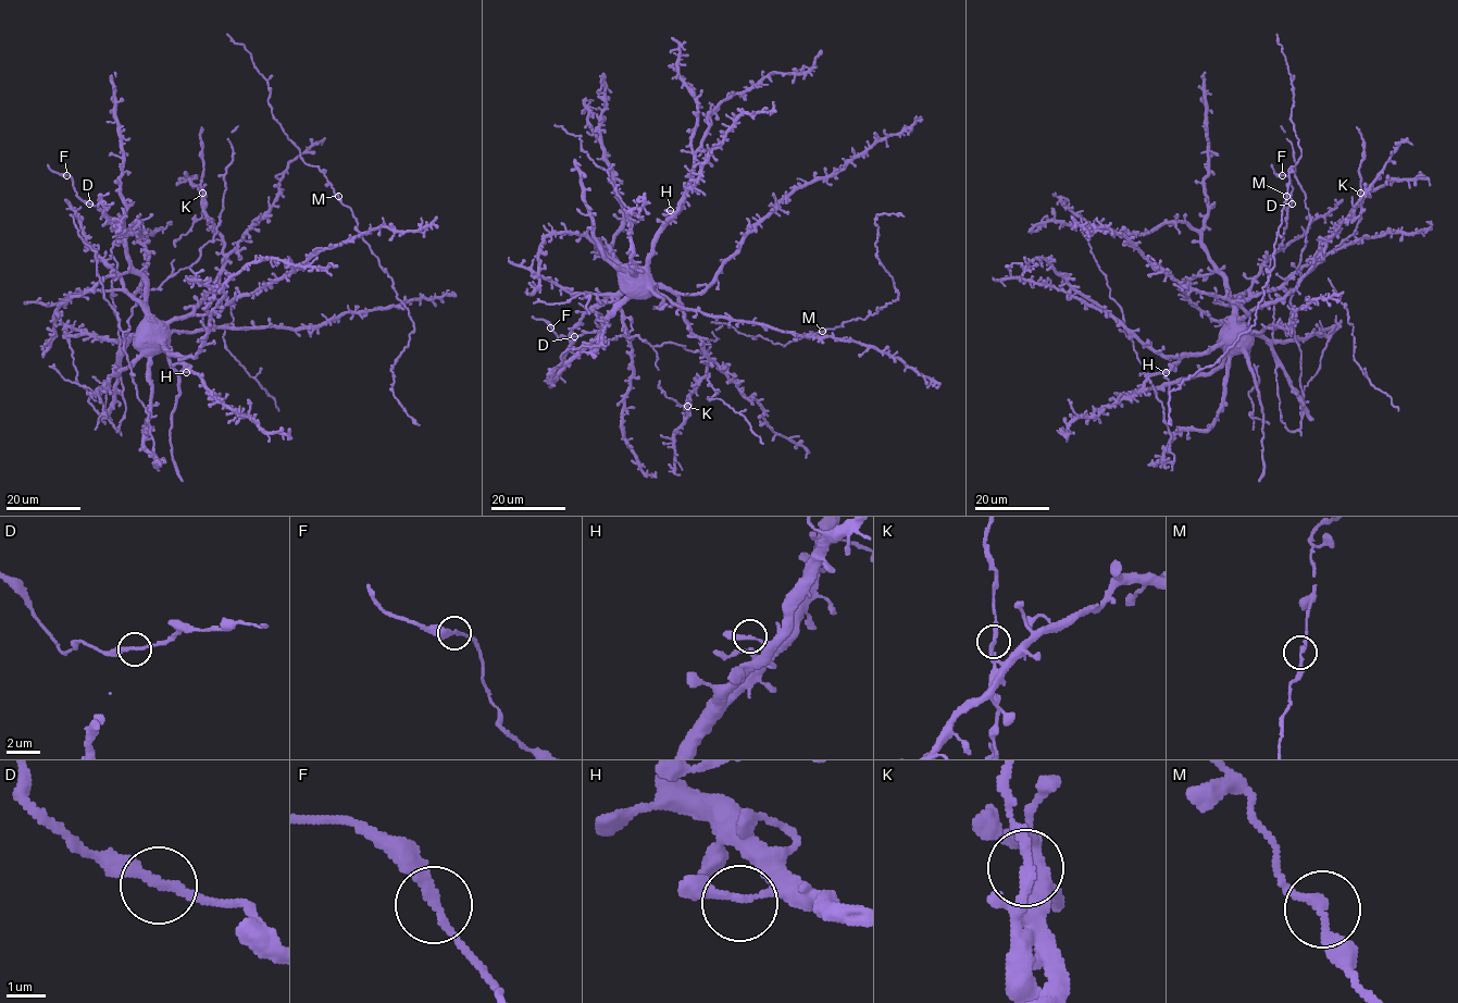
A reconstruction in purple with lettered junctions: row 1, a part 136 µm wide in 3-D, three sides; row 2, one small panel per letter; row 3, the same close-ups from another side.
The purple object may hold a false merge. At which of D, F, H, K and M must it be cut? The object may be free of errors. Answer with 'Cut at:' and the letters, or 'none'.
Cut at: none

